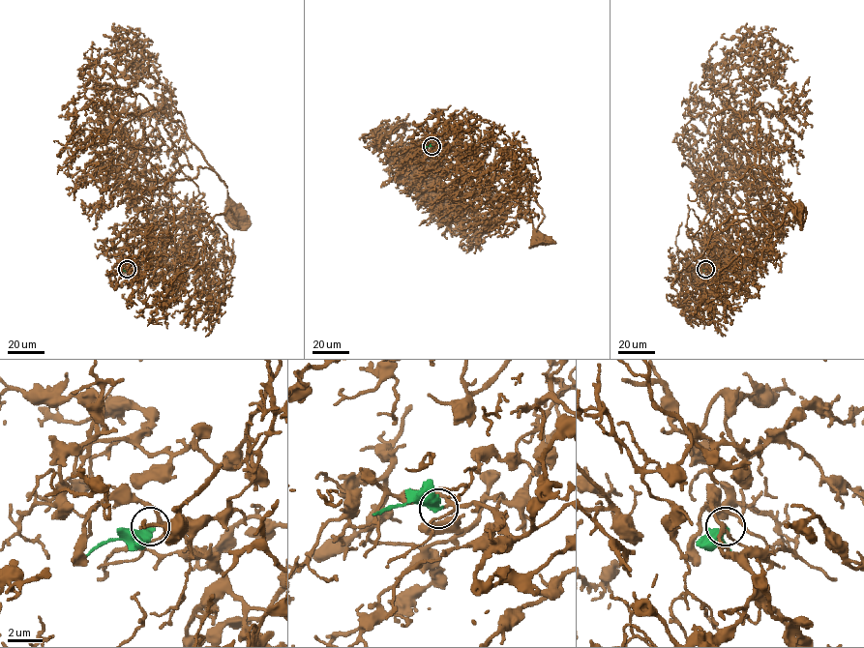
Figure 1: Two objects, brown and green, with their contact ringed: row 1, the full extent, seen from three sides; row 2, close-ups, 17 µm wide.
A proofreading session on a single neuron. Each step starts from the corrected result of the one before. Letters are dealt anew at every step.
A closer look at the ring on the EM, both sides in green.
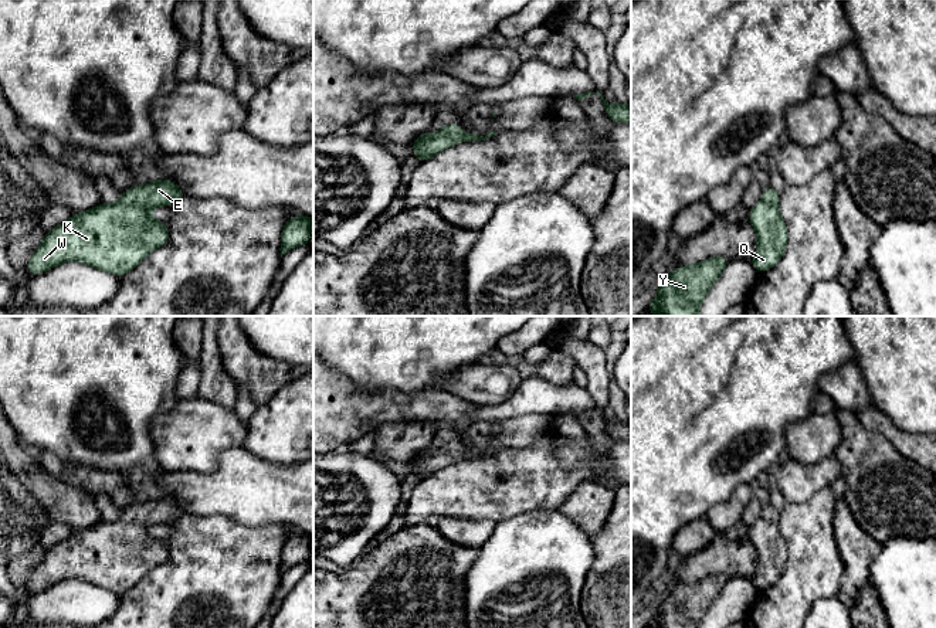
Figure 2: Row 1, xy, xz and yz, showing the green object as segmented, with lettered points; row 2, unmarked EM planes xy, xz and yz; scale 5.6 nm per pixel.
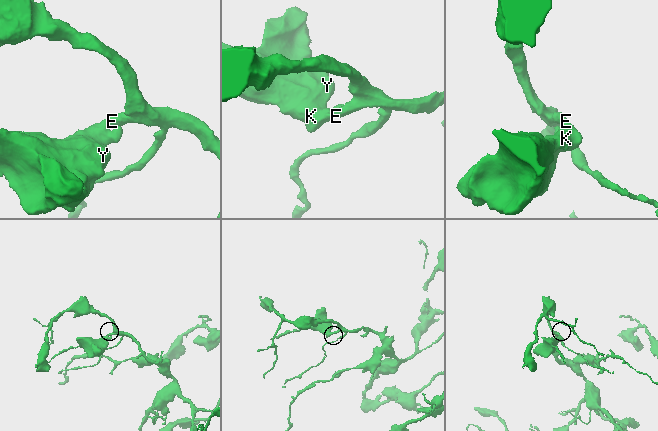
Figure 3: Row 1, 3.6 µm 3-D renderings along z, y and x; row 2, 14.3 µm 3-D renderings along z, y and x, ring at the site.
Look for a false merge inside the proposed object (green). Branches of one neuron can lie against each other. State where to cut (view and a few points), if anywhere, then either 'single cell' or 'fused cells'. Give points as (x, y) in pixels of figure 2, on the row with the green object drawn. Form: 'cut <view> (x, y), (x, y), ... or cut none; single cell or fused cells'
cut none; single cell

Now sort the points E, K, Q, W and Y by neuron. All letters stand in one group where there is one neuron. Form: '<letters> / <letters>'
E K Q W Y

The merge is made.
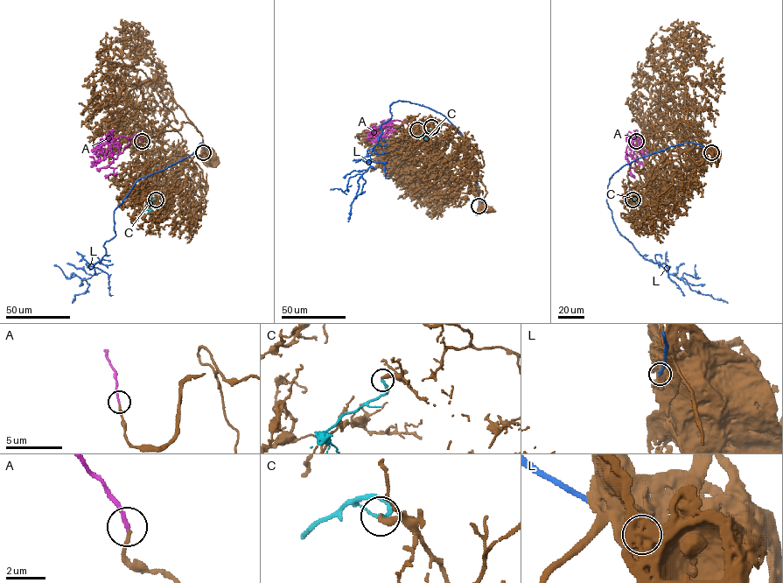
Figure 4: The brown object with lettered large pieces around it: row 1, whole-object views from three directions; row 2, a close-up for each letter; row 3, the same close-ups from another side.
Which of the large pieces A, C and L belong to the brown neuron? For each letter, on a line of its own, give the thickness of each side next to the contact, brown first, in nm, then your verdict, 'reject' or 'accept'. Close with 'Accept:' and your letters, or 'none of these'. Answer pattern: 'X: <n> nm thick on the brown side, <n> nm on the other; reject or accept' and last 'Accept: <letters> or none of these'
A: 200 nm thick on the brown side, 190 nm on the other; accept
C: 320 nm thick on the brown side, 240 nm on the other; reject
L: 750 nm thick on the brown side, 240 nm on the other; reject
Accept: A

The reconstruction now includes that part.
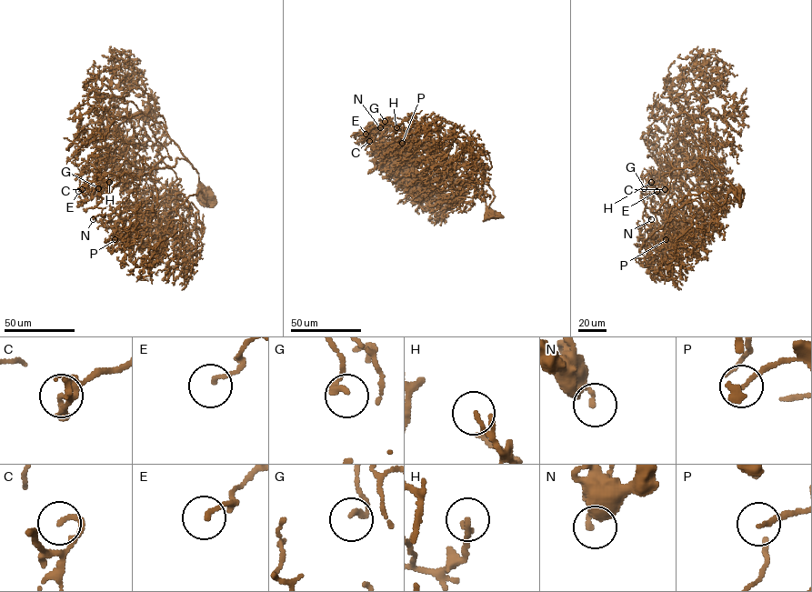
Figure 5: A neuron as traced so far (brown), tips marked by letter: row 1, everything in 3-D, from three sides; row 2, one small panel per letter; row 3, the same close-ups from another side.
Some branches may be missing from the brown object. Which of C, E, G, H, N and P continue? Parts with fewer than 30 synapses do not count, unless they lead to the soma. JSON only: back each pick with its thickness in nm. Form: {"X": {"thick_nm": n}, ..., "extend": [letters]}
{"extend": []}

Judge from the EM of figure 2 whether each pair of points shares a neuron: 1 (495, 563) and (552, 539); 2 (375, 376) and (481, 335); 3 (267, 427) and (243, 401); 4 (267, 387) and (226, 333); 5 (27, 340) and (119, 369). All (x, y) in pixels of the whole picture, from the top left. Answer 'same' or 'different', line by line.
1: same
2: same
3: different
4: same
5: same

